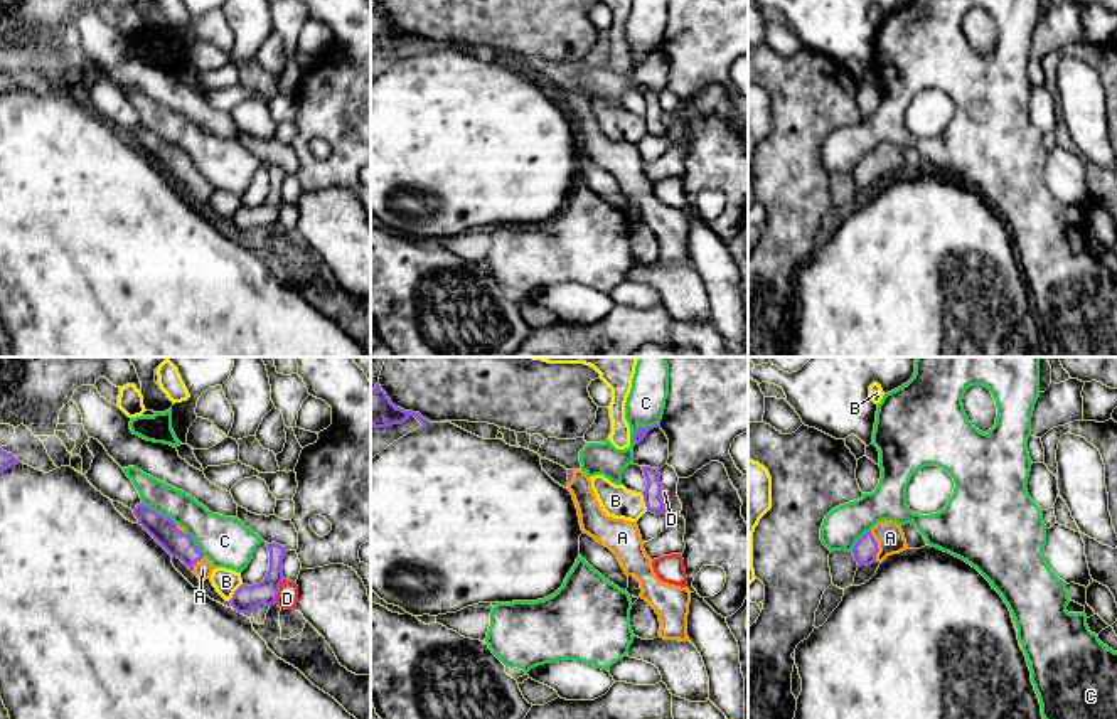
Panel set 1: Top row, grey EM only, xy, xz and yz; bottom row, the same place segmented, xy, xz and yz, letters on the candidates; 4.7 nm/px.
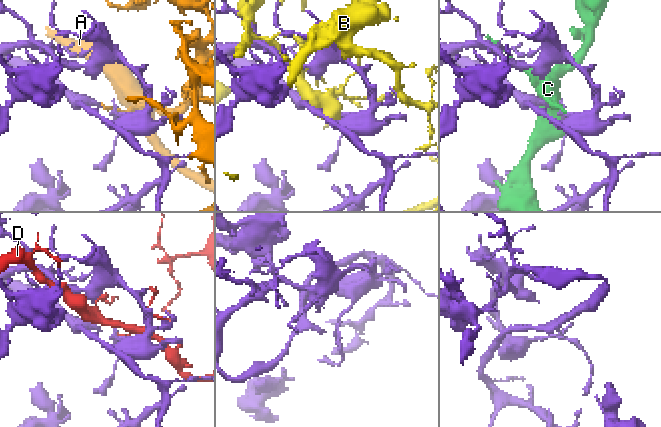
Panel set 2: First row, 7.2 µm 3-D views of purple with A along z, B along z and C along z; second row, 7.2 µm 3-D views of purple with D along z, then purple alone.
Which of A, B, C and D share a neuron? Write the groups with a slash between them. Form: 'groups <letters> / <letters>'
groups A / B / C / D

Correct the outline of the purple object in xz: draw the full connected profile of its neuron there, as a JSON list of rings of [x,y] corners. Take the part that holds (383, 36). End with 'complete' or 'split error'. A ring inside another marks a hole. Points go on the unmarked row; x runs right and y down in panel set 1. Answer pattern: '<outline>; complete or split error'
[[[377,5],[371,13],[371,51],[403,47],[409,39],[414,39],[421,47],[430,45],[420,35],[396,30]]]; complete

